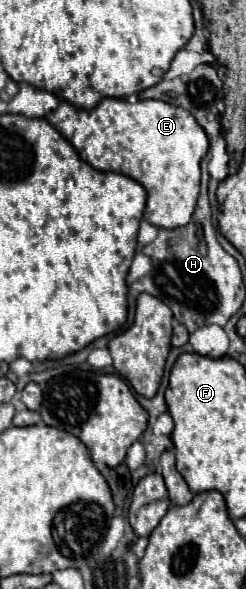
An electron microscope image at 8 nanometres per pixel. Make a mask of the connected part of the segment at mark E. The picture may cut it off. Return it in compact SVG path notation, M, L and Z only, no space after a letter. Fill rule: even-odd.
M104 98L94 110L60 102L46 120L92 168L134 176L146 188L146 222L158 228L178 228L190 222L200 190L200 162L208 152L208 138L188 110L162 100L138 100L132 104L122 98Z

